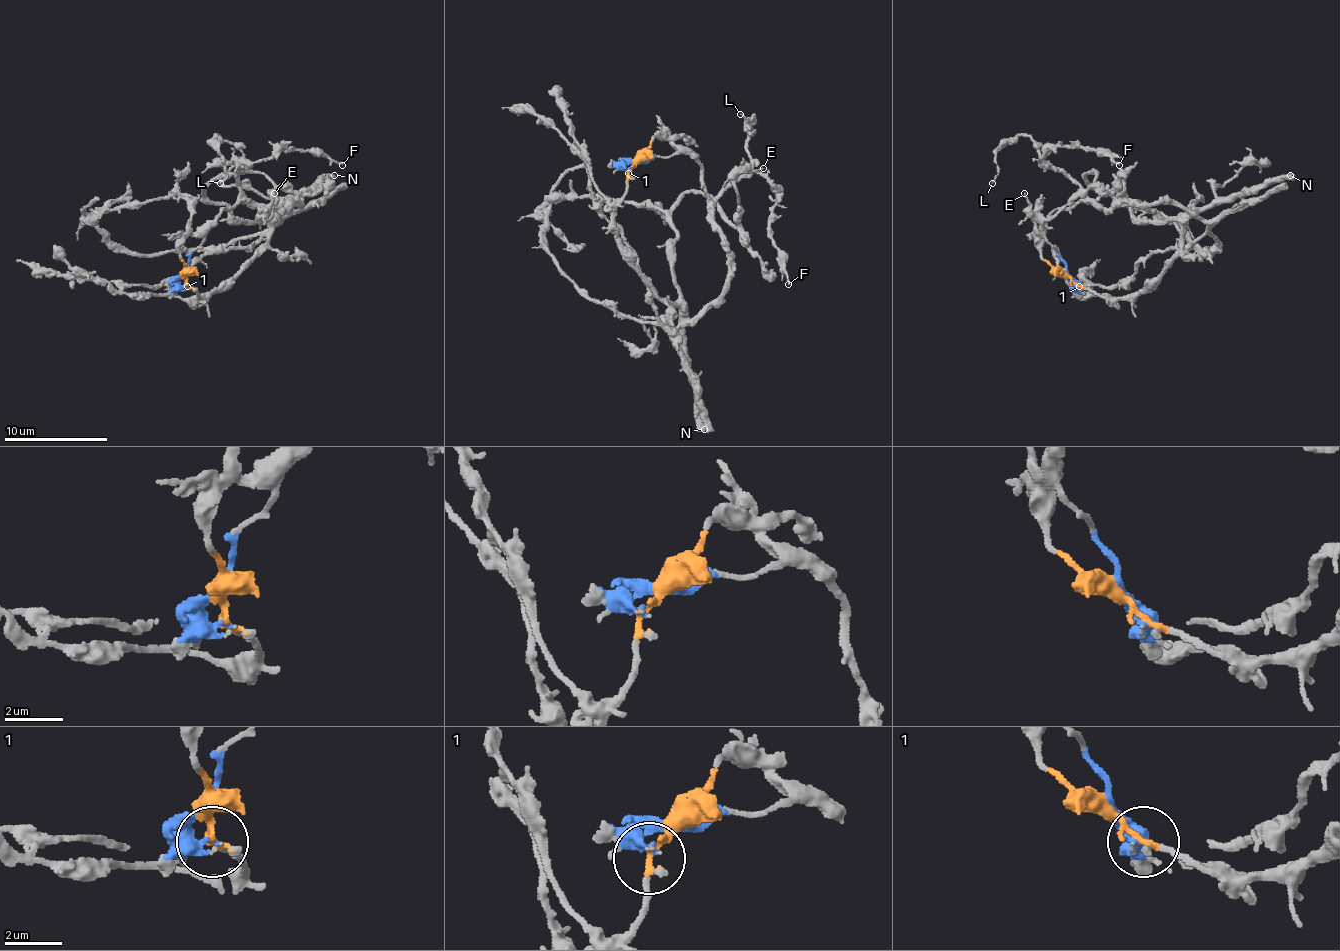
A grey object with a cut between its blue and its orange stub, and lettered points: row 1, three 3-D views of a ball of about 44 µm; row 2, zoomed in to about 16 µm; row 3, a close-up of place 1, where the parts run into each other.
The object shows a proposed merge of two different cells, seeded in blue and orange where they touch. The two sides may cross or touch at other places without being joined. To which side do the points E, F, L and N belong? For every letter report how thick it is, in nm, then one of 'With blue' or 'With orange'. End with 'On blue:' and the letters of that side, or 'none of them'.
E: Thickness 130 nm. With orange
F: Thickness 130 nm. With blue
L: Thickness 120 nm. With blue
N: Thickness 500 nm. With orange
On blue: F, L

